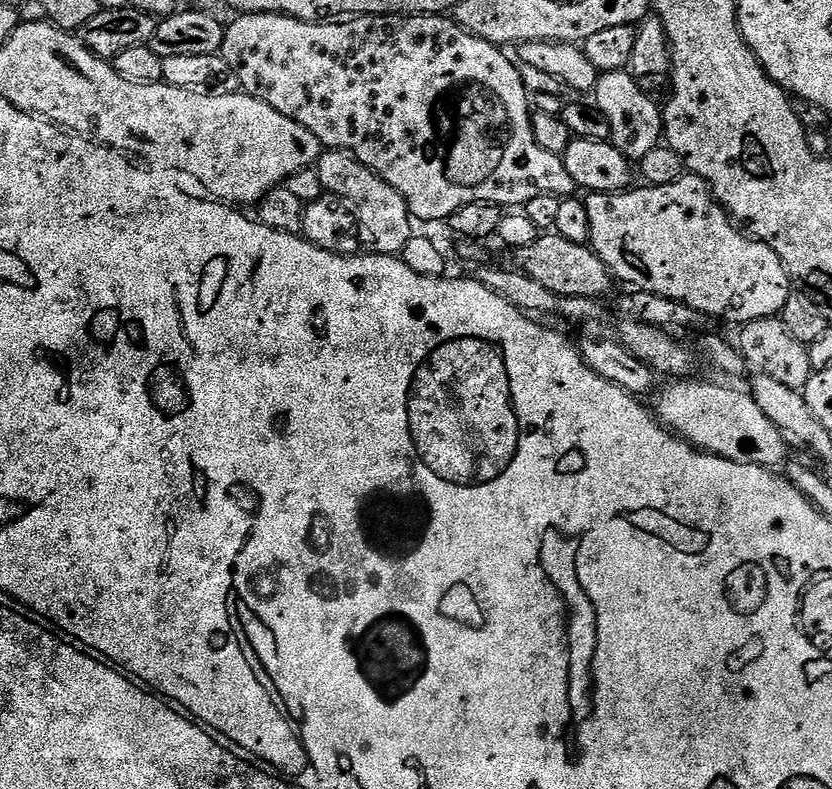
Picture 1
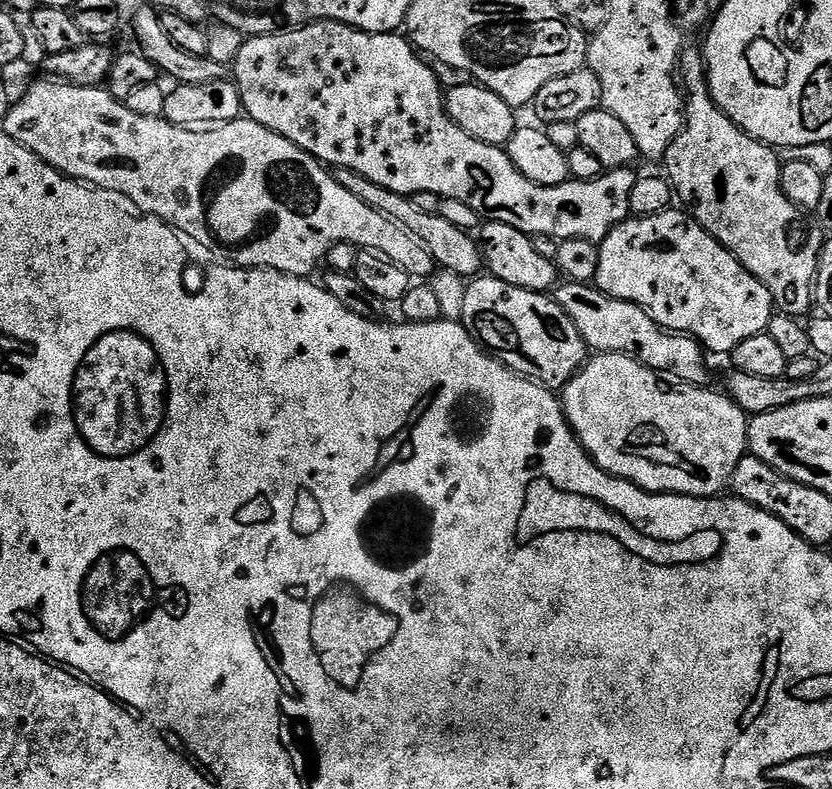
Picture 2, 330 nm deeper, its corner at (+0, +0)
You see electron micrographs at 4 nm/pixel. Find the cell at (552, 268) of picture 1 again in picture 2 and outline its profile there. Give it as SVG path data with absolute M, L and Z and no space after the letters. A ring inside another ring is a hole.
M337 168L334 175L339 184L346 186L346 190L350 190L350 194L354 194L354 198L358 198L358 202L366 202L366 206L378 210L378 214L382 214L386 218L398 222L406 230L410 230L410 234L414 234L414 238L418 238L418 242L422 242L422 246L426 246L426 250L430 250L433 265L446 271L452 271L463 278L475 277L485 267L481 245L478 243L477 237L470 234L469 229L453 226L451 222L446 222L446 218L442 218L439 212L421 210L419 206L414 206L411 198L386 190L386 186L378 186L378 182L370 182L370 178L358 174L355 170Z

